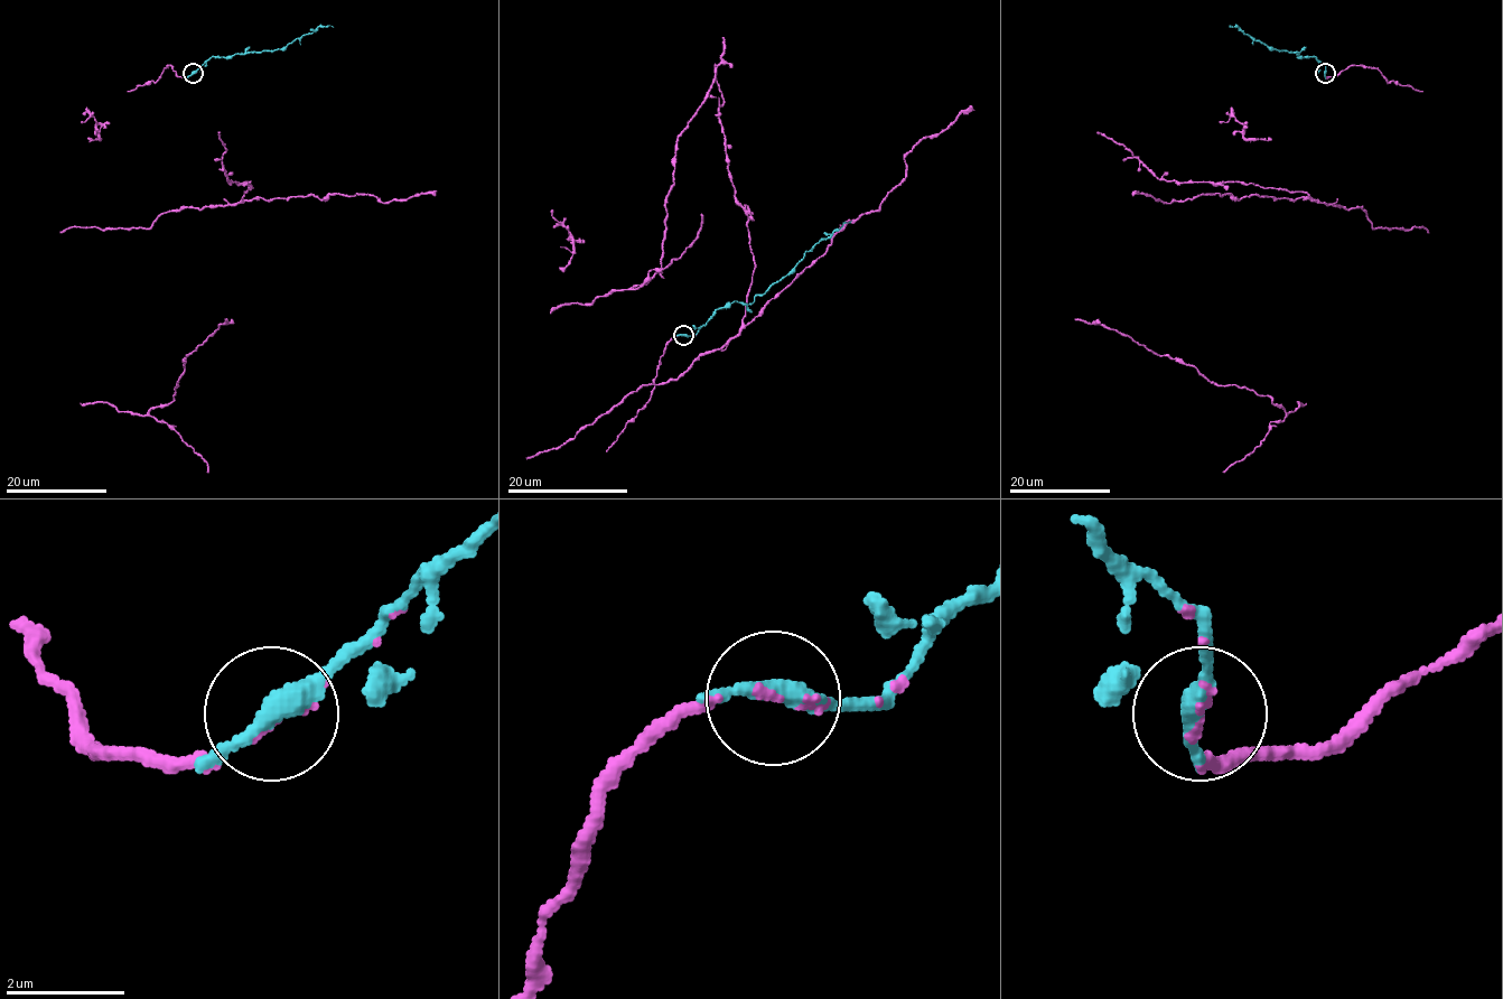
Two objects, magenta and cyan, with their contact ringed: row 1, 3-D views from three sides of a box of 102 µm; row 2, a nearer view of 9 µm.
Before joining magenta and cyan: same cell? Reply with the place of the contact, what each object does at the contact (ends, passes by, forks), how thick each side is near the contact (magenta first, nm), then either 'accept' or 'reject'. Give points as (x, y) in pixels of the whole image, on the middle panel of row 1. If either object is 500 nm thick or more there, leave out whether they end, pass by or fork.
place (683, 335); magenta passes by; cyan passes by; calibres 50 and 320 nm; accept

